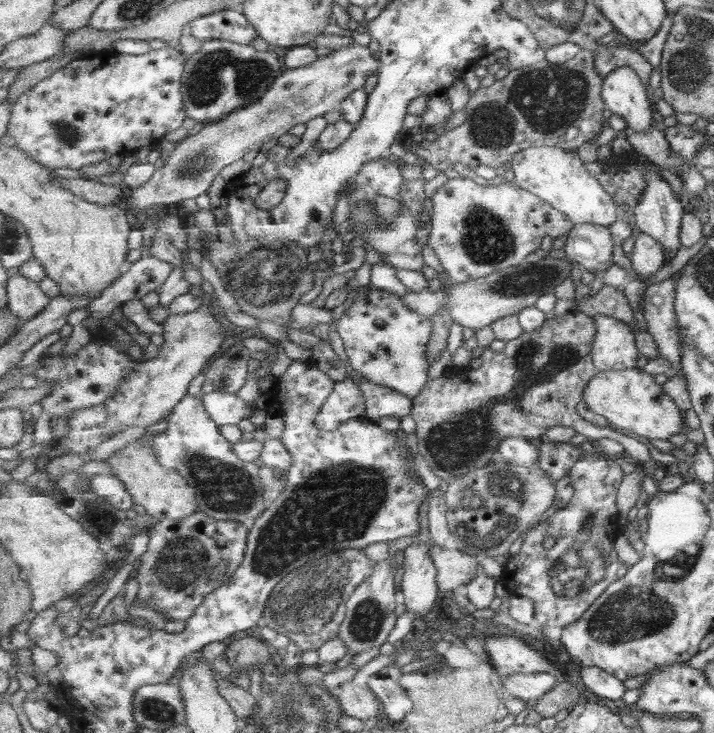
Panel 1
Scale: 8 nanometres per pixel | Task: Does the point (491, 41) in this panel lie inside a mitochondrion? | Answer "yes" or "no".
no

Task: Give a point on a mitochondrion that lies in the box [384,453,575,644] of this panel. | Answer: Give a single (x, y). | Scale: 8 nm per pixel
(485, 509)

